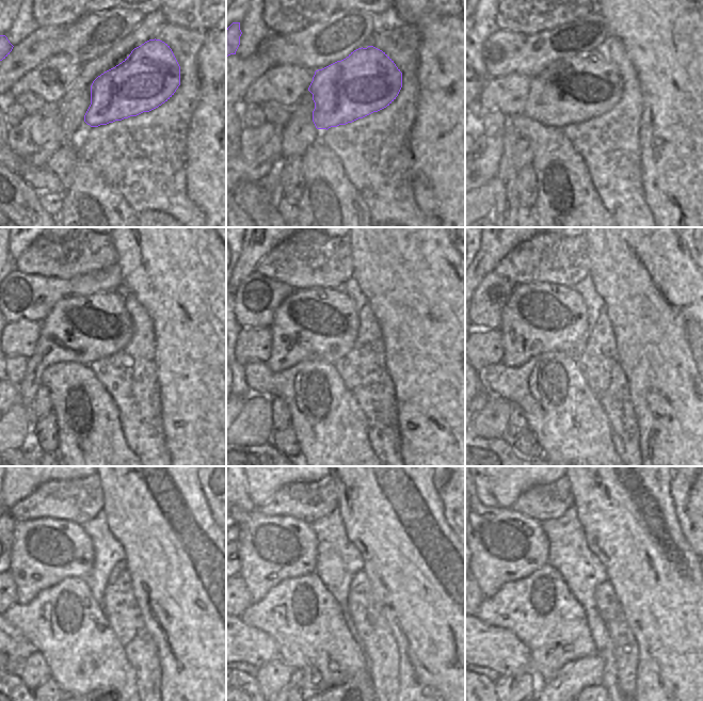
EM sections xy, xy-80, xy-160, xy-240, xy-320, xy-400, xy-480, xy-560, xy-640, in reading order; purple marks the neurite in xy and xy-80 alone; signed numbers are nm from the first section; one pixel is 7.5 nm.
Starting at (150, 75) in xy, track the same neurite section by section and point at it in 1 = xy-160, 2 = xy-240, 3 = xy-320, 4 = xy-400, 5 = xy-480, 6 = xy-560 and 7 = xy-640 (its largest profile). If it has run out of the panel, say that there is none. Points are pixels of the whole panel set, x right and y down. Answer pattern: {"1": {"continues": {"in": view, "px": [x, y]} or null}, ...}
{"1": {"continues": {"in": "xy-160", "px": [575, 90]}}, "2": {"continues": {"in": "xy-240", "px": [82, 329]}}, "3": {"continues": {"in": "xy-320", "px": [319, 323]}}, "4": {"continues": {"in": "xy-400", "px": [539, 317]}}, "5": {"continues": {"in": "xy-480", "px": [45, 552]}}, "6": {"continues": {"in": "xy-560", "px": [271, 548]}}, "7": {"continues": {"in": "xy-640", "px": [505, 545]}}}

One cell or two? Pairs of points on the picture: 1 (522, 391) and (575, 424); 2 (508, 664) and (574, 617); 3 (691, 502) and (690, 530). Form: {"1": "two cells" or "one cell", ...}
{"1": "one cell", "2": "two cells", "3": "one cell"}

